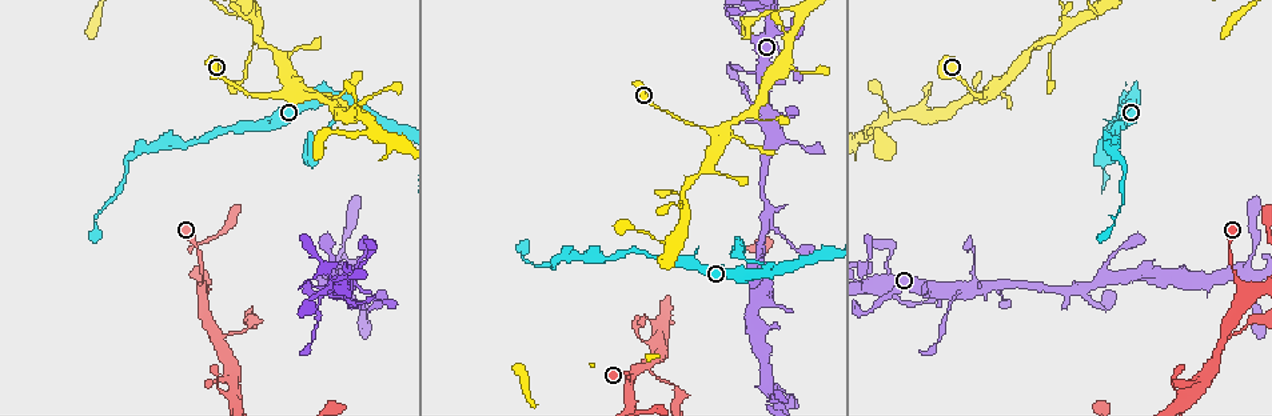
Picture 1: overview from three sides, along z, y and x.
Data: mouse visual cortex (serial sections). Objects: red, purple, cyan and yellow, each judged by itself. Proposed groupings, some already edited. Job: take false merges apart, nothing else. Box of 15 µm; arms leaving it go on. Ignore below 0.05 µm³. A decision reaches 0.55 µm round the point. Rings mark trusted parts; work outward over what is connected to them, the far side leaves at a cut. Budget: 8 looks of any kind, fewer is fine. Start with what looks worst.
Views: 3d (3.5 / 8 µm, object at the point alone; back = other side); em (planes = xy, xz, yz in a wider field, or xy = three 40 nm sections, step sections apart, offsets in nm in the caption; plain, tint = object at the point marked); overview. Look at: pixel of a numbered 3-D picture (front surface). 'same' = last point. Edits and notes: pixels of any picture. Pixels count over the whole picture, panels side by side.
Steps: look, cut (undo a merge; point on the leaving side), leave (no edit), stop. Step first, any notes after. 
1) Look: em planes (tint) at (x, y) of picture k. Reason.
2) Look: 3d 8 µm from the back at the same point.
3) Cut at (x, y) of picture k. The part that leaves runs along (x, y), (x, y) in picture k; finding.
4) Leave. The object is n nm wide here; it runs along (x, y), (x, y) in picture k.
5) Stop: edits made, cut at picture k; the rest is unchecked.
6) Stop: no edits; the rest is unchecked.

Look: 3d 8 µm at (767, 106) of picture 1. Arms part here.

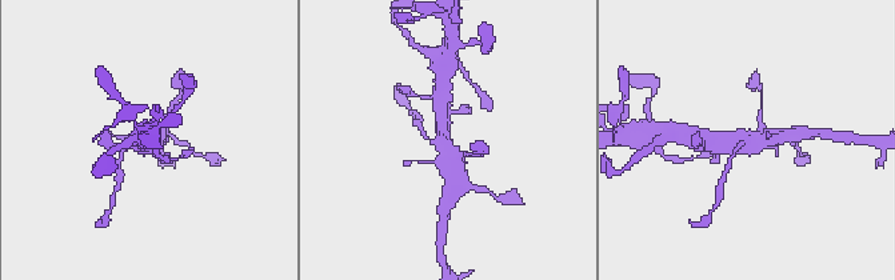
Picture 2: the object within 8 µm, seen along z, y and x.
Look: em planes (tint) at (445, 139) of picture 2. 3 arms meet here; the arms are 150, 450, 500 nm wide.

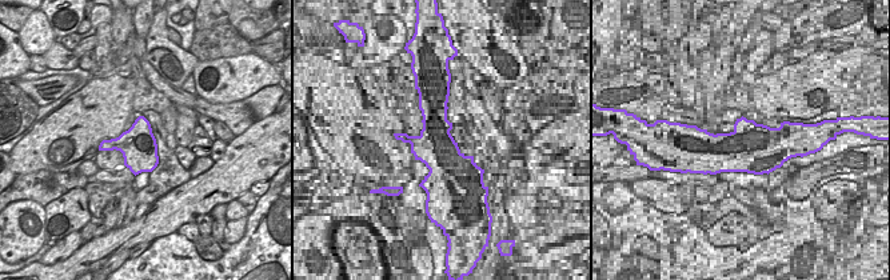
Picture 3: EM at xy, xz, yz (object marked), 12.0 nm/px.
Leave. The object is 440 nm wide here; it runs along (440, 98), (444, 146), (456, 172) in picture 2; all the same cell.

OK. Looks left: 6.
Look: 3d 8 µm at (717, 132) of picture 1. Small branch off a trunk.

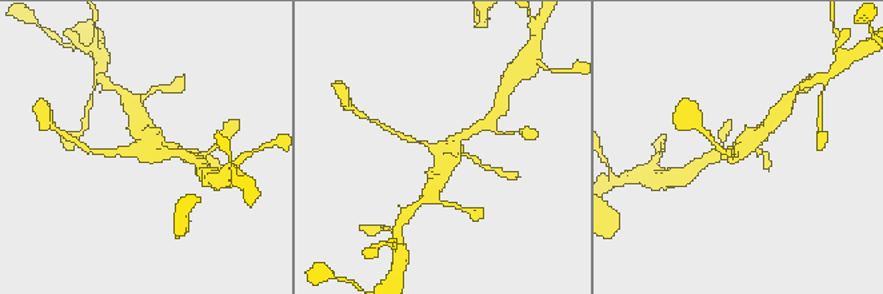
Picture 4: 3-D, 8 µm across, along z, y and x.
Look: em xy step 1 (tint) at (441, 149) of picture 4.

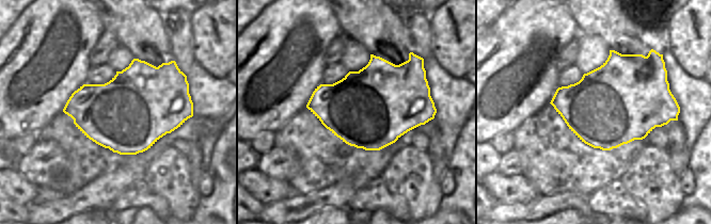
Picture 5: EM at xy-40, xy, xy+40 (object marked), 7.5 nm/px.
Leave. The object is 600 nm wide here; it runs along (406, 138), (444, 149), (475, 130) in picture 4; all the same cell.

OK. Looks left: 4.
Look: 3d 3.5 µm at (1052, 40) of picture 1. Branch point.

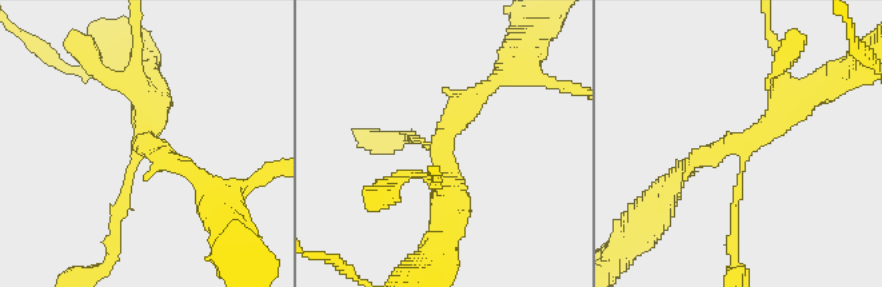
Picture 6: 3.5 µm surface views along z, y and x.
Look: em xy step 3 (tint) at (442, 145) of picture 6. 3 arms meet here; the arms are 100, 200, 400 nm wide; now the EM.

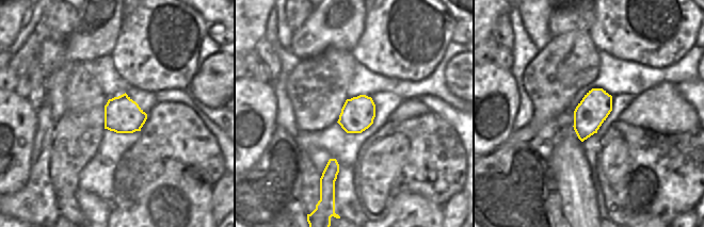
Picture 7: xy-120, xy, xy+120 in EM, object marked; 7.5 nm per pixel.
Leave. One cell here.

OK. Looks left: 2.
Stop: no edits; the rest is unchecked.

